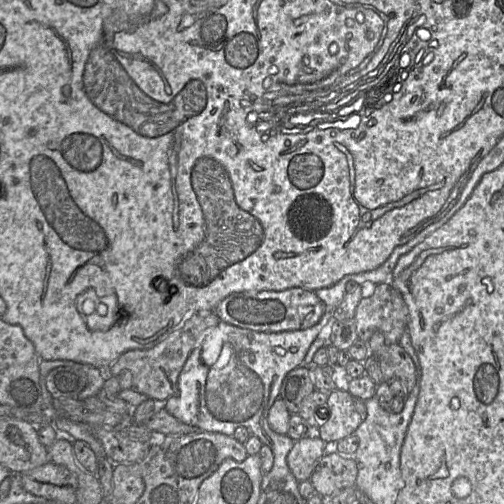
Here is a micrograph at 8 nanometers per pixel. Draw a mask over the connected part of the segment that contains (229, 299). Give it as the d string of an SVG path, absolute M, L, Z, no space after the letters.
M290 288L283 291L238 292L224 298L214 313L222 322L256 332L304 330L318 323L324 303L314 291Z

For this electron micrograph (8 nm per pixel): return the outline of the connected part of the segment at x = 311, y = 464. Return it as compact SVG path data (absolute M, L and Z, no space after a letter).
M302 437L295 441L287 455L287 465L300 483L309 480L319 460L330 450L320 437Z

